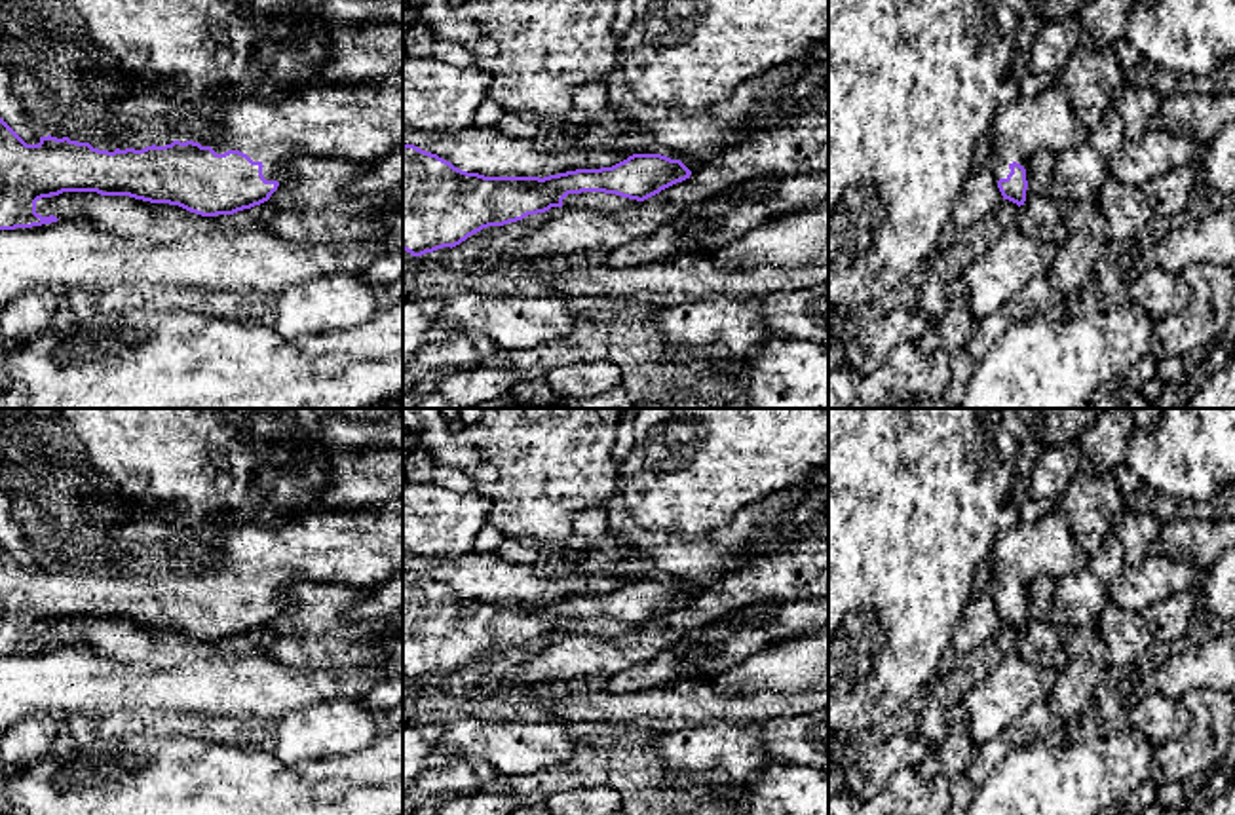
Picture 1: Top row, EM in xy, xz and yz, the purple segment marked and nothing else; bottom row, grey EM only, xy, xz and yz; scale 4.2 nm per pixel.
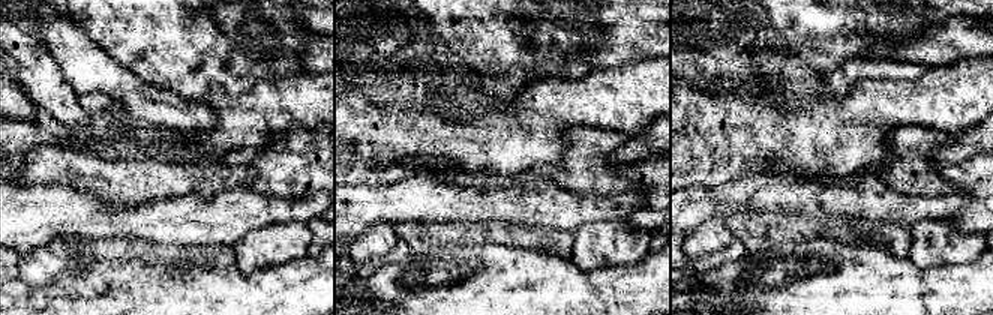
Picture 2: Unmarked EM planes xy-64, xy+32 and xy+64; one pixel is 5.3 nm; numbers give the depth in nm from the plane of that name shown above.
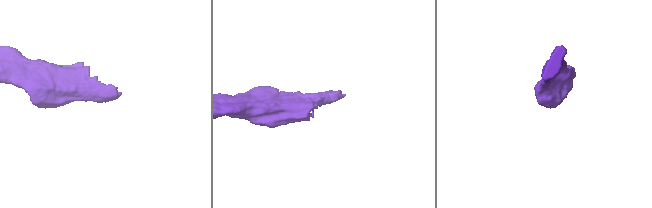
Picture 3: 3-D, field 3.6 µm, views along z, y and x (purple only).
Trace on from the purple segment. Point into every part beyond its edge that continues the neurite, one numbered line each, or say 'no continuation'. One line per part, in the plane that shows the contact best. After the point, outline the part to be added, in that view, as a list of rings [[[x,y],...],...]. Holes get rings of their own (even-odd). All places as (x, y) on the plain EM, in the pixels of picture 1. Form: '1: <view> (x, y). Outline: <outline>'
1: xy (361, 546). Outline: [[[403,498],[374,505],[315,509],[293,519],[281,528],[258,524],[232,526],[217,538],[218,568],[200,568],[217,579],[239,576],[260,587],[266,606],[285,606],[296,583],[346,583],[374,589],[393,574],[403,572]]]

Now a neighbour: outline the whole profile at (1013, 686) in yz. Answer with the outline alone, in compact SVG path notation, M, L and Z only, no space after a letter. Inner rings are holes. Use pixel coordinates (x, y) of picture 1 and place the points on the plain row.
M1018 652L1007 654L992 673L963 697L969 735L975 747L1005 737L1011 724L1037 699L1047 699L1058 671L1028 663Z

